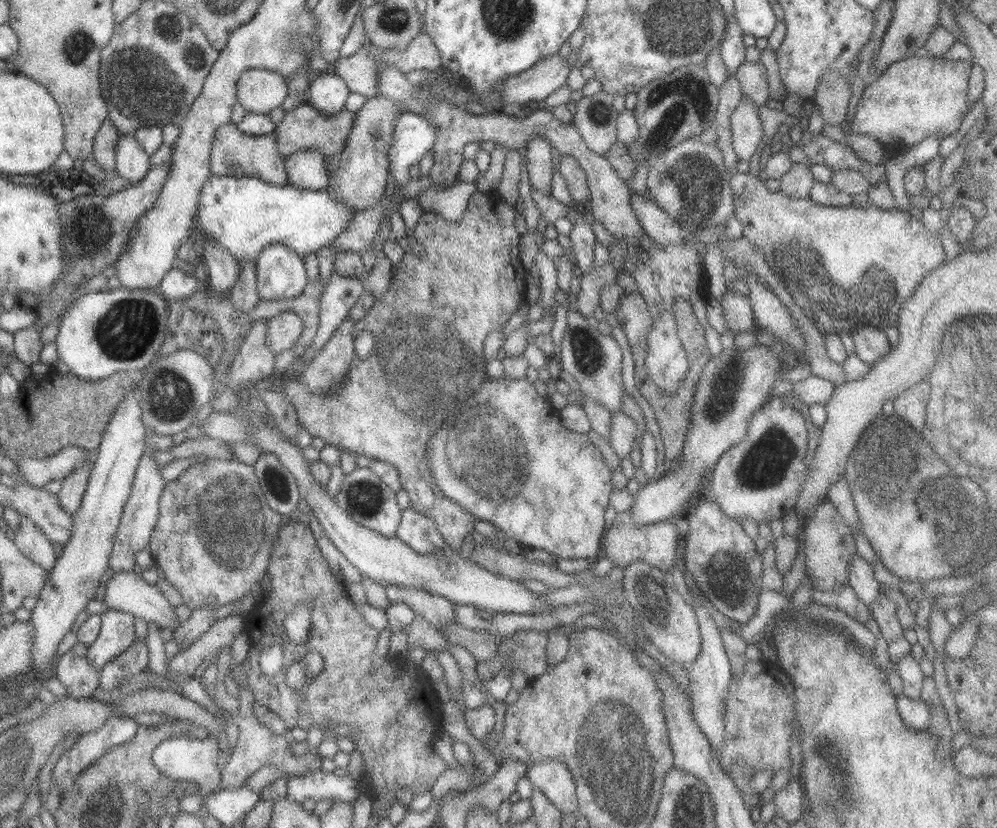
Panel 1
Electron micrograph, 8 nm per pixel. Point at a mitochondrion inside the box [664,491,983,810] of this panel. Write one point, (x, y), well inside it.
(844, 764)

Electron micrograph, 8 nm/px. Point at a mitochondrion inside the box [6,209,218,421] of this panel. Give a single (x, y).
(130, 327)

